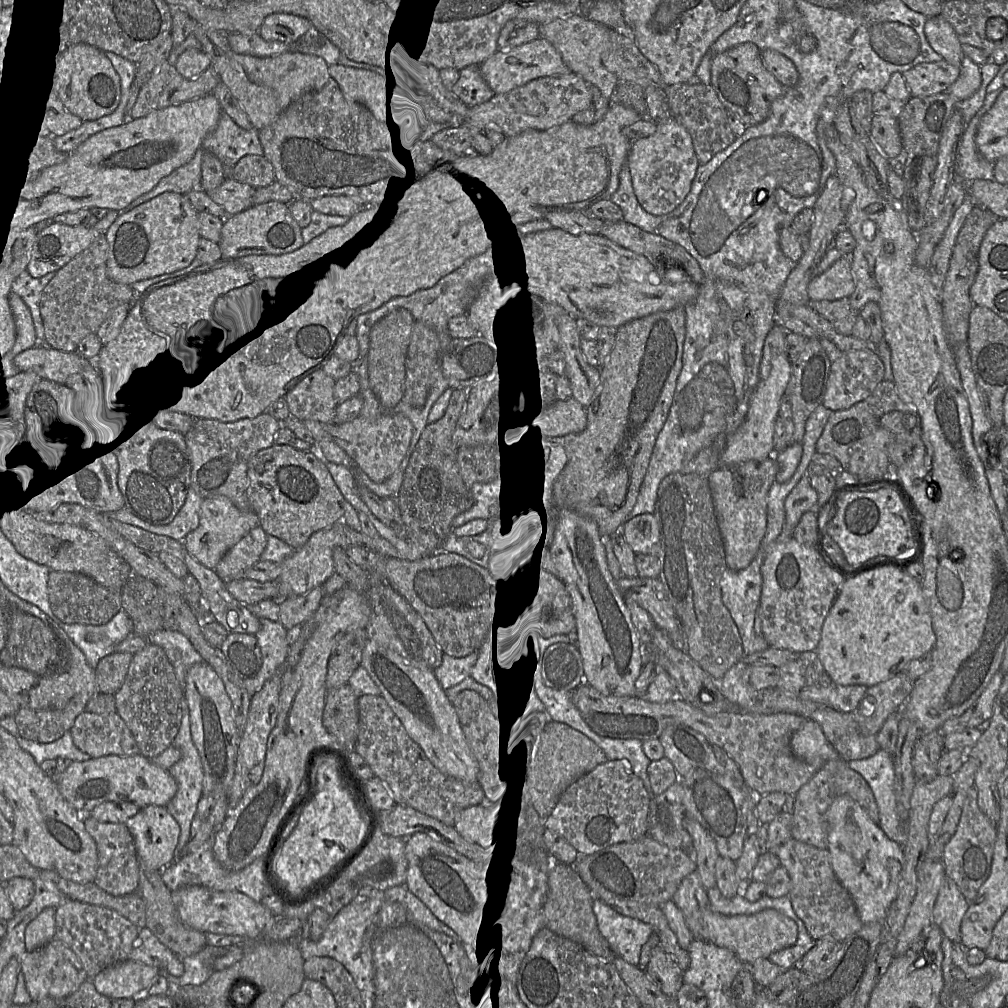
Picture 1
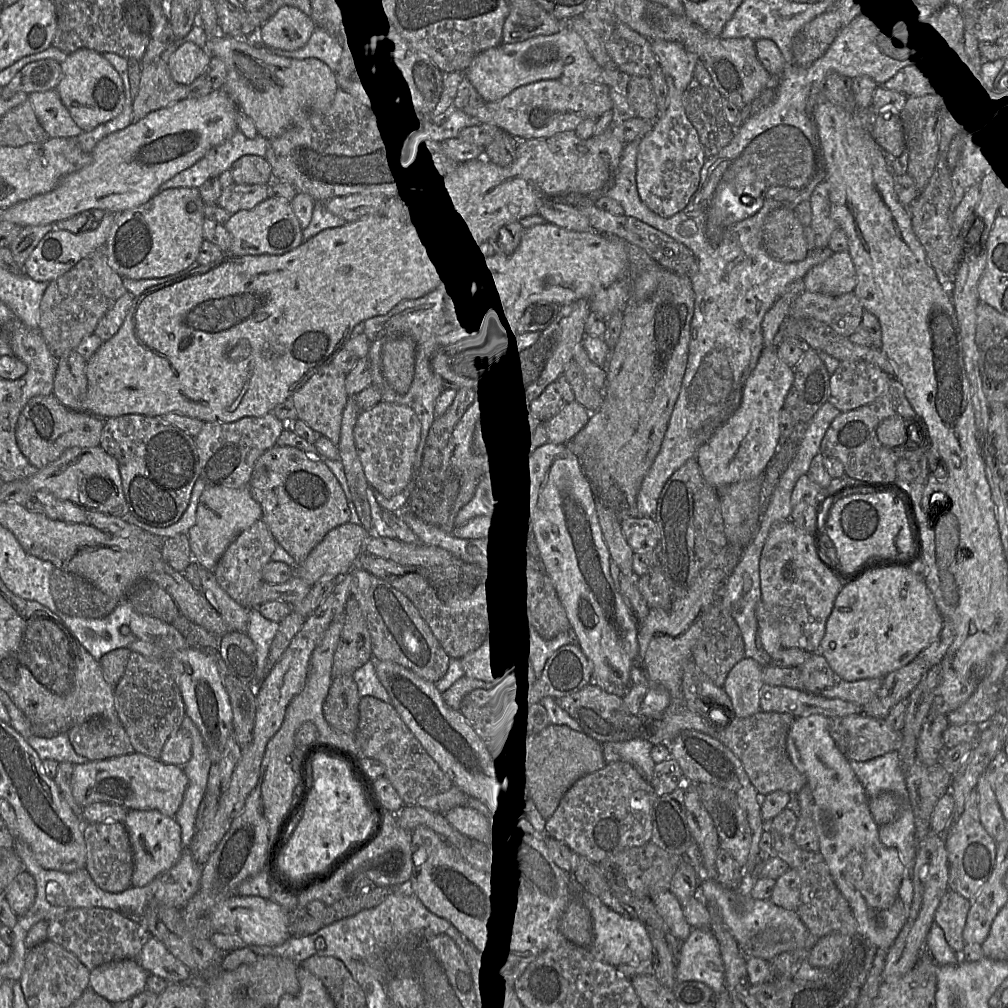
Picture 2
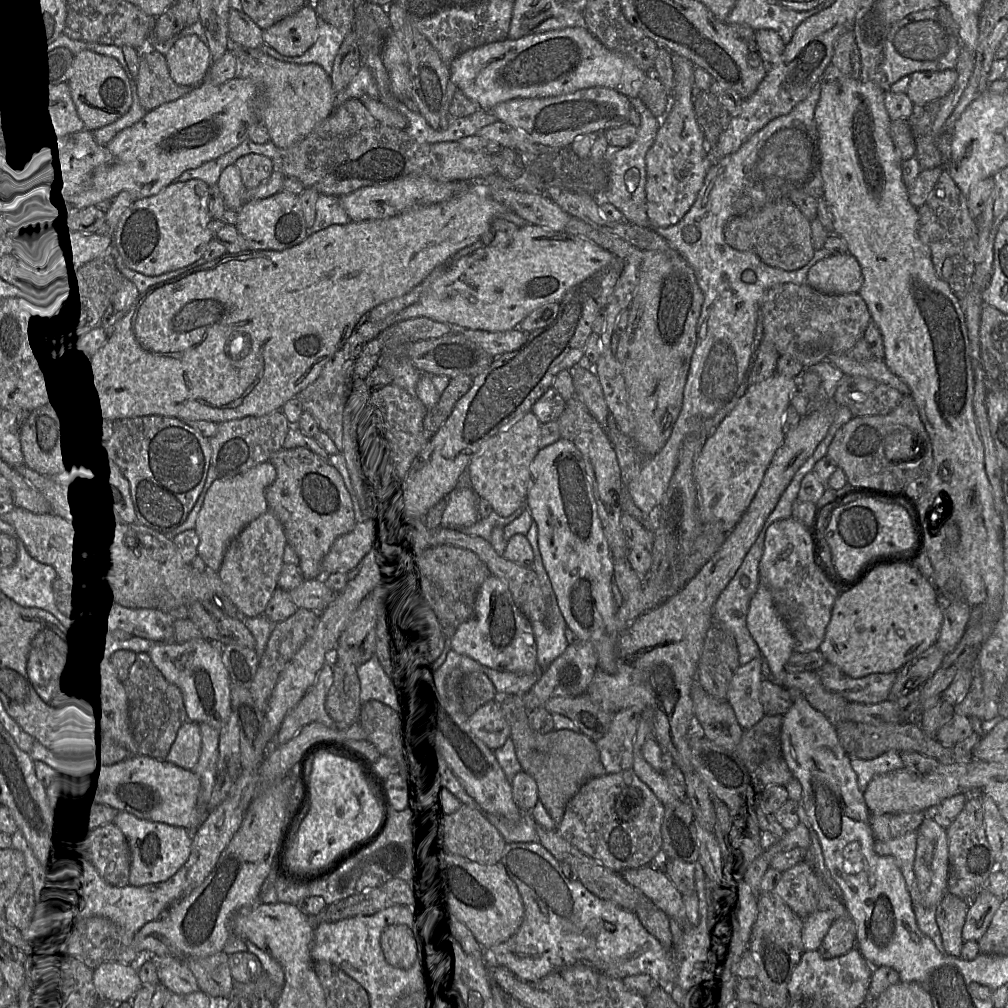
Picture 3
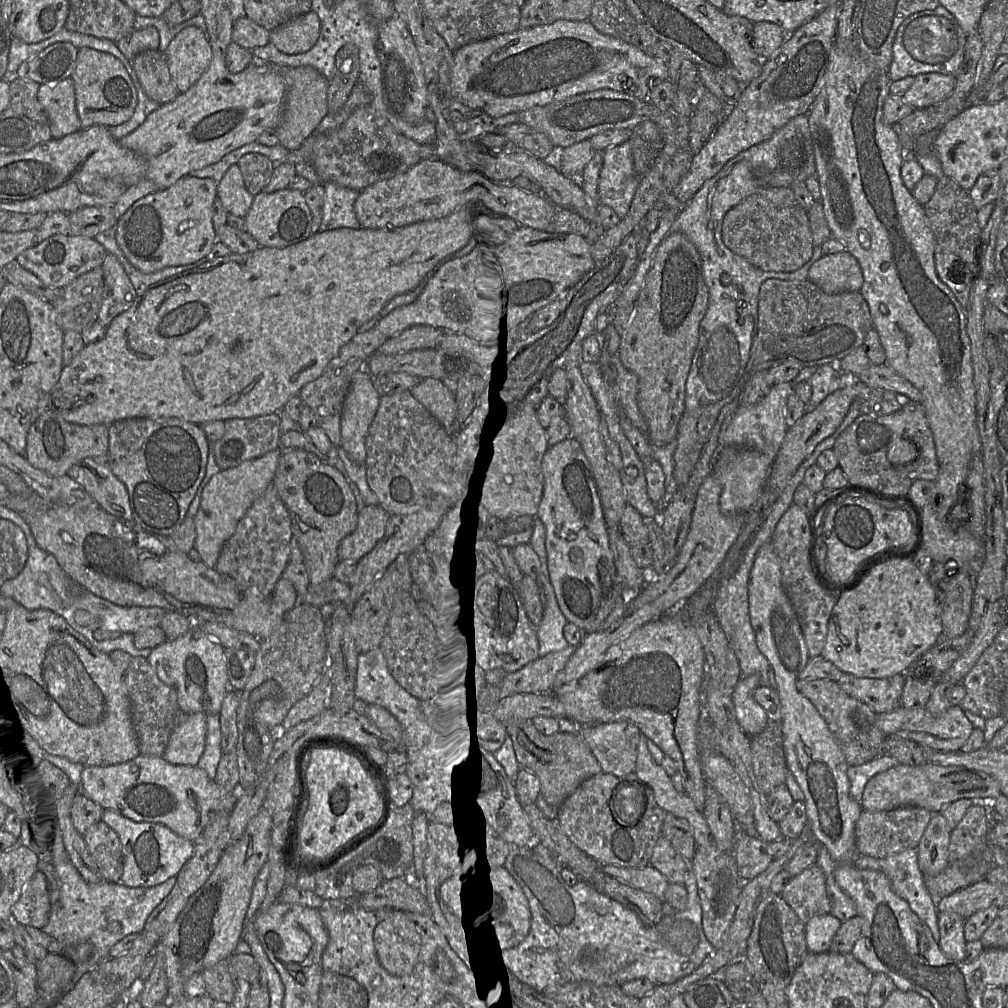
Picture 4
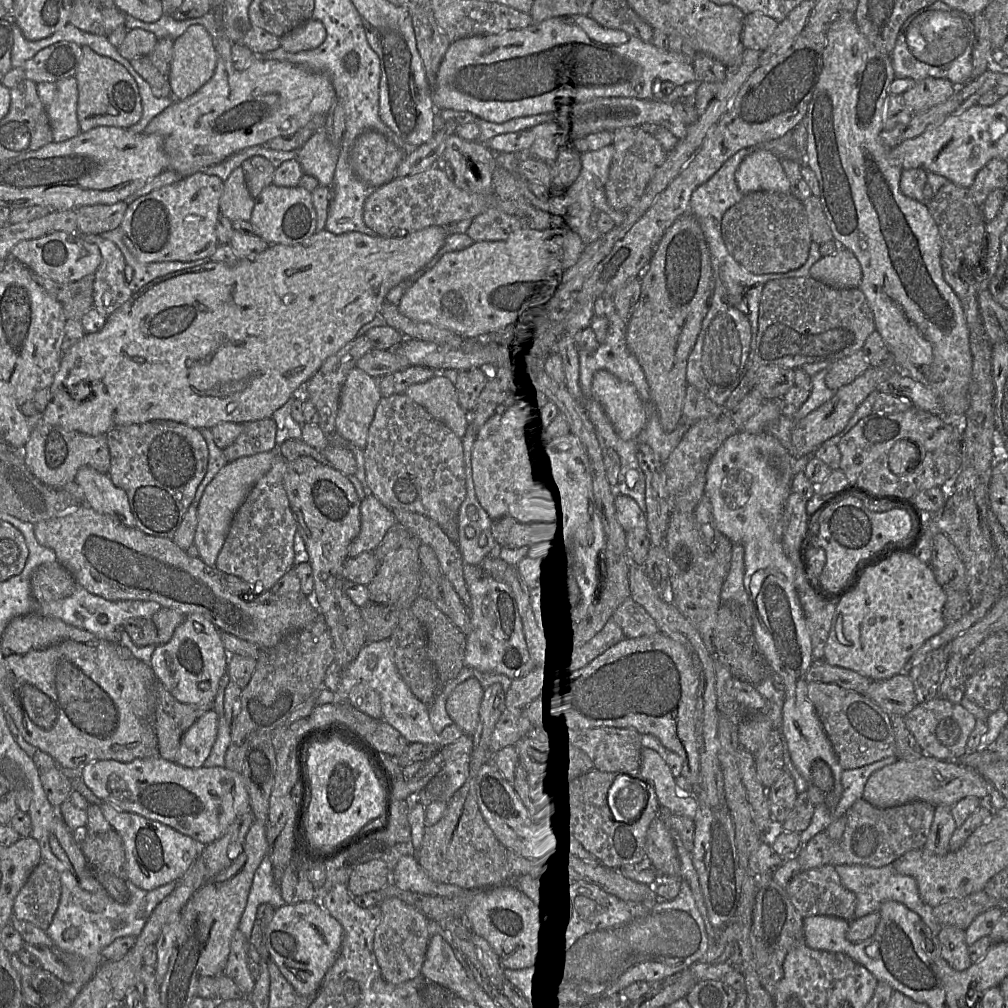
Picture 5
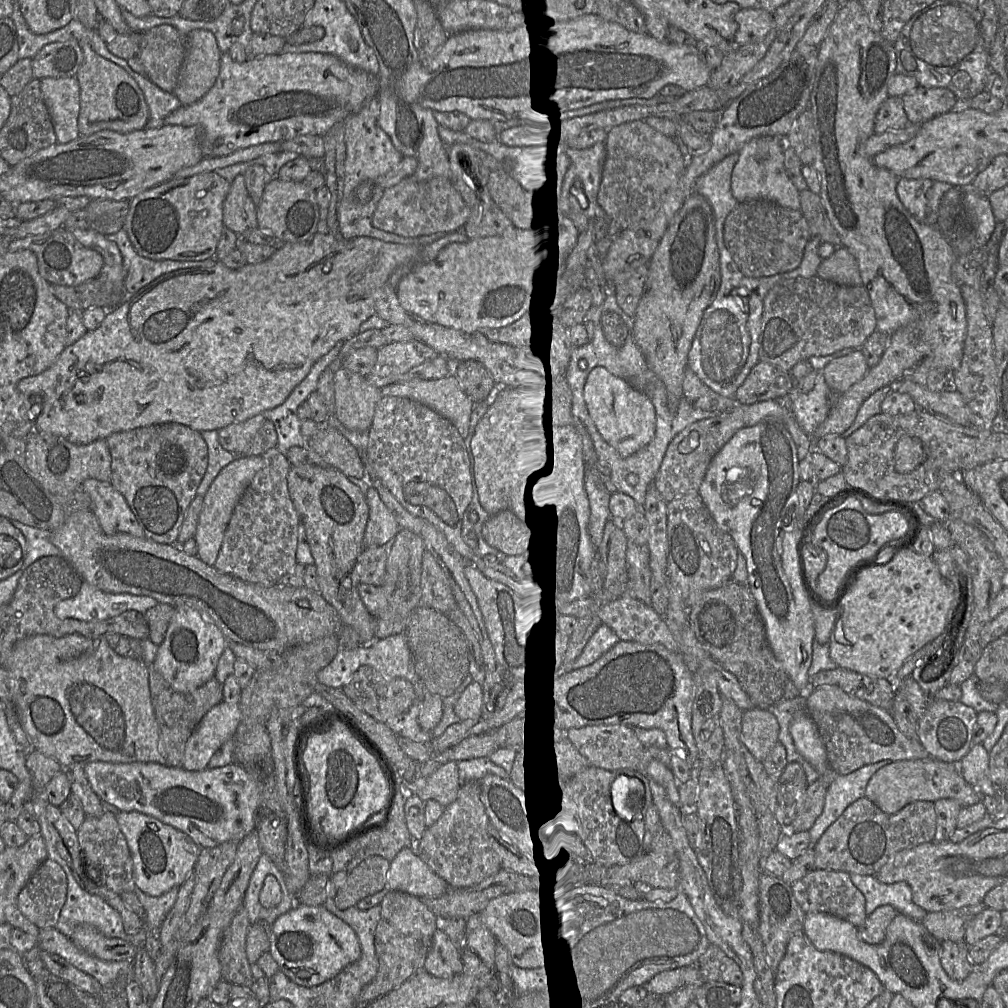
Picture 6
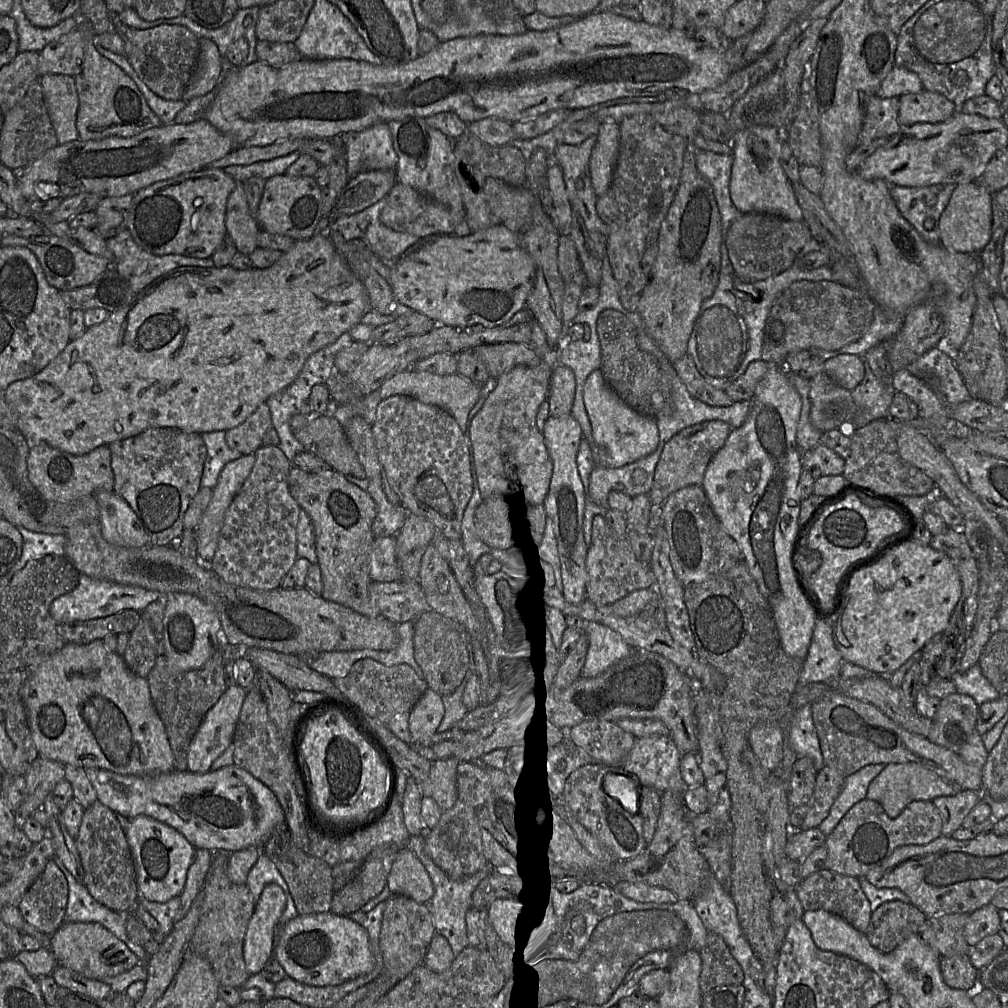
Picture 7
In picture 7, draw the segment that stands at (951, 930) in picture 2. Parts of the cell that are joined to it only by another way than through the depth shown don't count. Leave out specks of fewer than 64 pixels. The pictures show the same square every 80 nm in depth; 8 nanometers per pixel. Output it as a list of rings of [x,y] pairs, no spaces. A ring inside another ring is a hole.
[[[969,955],[943,956],[940,968],[945,983],[951,988],[972,991],[978,987],[979,970],[973,966]]]

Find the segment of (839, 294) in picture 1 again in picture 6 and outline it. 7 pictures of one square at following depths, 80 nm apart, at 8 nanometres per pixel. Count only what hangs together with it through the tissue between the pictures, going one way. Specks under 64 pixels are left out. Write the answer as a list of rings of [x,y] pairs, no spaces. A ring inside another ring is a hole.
[[[842,246],[823,259],[817,269],[817,277],[842,286],[860,286],[862,279],[854,256]]]

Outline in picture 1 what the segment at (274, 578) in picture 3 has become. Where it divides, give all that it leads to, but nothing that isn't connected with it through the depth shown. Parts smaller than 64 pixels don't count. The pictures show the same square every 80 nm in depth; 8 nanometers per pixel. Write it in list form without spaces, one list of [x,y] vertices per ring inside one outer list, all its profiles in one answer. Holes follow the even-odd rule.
[[[259,525],[230,548],[214,568],[224,583],[245,578],[245,572],[261,560],[267,545],[267,533]]]

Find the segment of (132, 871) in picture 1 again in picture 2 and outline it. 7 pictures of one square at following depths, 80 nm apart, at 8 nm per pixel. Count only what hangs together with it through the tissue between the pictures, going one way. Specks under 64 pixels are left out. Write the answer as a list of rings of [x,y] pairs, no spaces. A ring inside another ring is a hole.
[[[108,821],[83,824],[86,844],[86,865],[95,884],[106,892],[120,893],[132,885],[134,871],[133,849],[129,834],[122,822]]]

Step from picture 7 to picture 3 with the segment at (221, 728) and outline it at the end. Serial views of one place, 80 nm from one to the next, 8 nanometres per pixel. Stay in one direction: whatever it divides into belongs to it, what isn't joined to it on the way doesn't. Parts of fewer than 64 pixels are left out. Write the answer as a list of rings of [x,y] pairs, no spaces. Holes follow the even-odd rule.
[[[186,720],[178,729],[165,761],[192,771],[199,760],[201,746],[199,724]]]

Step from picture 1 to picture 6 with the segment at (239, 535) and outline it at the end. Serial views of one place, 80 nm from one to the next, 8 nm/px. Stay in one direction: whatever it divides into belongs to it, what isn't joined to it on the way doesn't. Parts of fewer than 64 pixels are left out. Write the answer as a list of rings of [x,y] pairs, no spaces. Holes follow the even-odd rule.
[[[261,455],[238,456],[220,471],[204,495],[194,538],[198,548],[197,557],[207,565],[214,566],[233,511],[253,477],[263,465]]]

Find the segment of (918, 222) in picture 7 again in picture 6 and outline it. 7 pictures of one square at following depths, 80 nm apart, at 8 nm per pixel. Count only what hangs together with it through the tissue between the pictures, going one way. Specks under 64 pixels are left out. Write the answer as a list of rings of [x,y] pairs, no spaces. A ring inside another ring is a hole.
[[[900,178],[896,192],[904,207],[919,221],[926,219],[926,208],[930,209],[926,192],[932,187],[930,179]]]

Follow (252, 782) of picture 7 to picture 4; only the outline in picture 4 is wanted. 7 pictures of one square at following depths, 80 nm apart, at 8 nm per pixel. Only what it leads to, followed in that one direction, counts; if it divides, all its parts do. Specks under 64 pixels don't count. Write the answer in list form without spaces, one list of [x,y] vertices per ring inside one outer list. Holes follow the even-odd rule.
[[[138,755],[134,759],[119,764],[112,764],[112,765],[88,765],[84,766],[81,772],[81,782],[80,782],[80,790],[78,792],[82,792],[86,795],[89,799],[93,800],[97,804],[99,804],[103,809],[110,809],[116,811],[125,817],[128,817],[137,822],[153,822],[159,823],[166,827],[168,827],[173,832],[177,833],[178,835],[187,838],[193,842],[195,842],[202,834],[206,826],[212,821],[212,819],[218,813],[231,813],[234,806],[236,805],[238,794],[232,793],[221,786],[219,786],[215,780],[210,779],[207,773],[197,767],[197,766],[186,766],[186,765],[174,765],[167,762],[162,756],[149,756],[149,755]]]

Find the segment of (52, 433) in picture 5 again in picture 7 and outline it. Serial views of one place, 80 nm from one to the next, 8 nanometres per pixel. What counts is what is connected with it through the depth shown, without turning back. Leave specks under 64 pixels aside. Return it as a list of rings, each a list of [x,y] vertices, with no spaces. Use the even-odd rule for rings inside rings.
[[[45,442],[30,445],[27,457],[28,477],[34,487],[48,500],[69,502],[95,495],[96,492],[114,490],[111,453],[107,445],[99,446],[85,455],[72,455]]]

